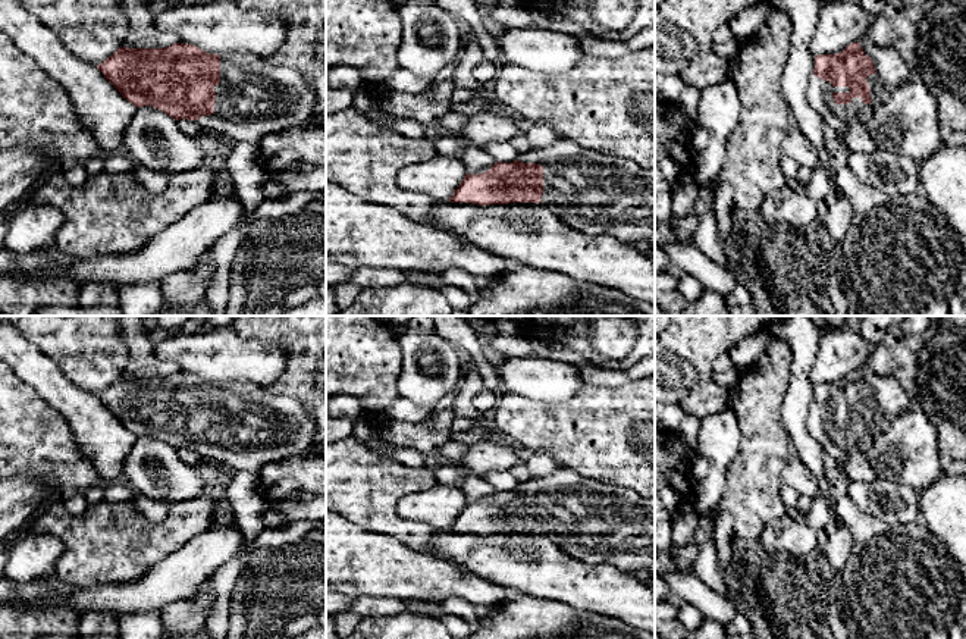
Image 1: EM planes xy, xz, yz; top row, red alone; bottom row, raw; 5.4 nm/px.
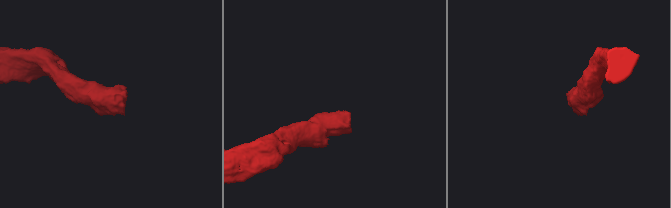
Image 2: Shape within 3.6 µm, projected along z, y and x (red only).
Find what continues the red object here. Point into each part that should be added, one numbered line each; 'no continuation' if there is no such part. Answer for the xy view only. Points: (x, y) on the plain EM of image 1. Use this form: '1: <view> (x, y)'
1: xy (254, 428)

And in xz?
1: xz (595, 522)

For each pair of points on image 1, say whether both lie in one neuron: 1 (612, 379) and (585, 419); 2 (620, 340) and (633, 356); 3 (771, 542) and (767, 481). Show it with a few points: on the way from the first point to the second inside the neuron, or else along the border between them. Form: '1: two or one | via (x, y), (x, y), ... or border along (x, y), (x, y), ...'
1: two | border along (639, 378), (620, 385), (586, 384)
2: two | border along (636, 331), (633, 347), (624, 356), (599, 360)
3: two | border along (786, 514), (772, 519), (758, 539)

